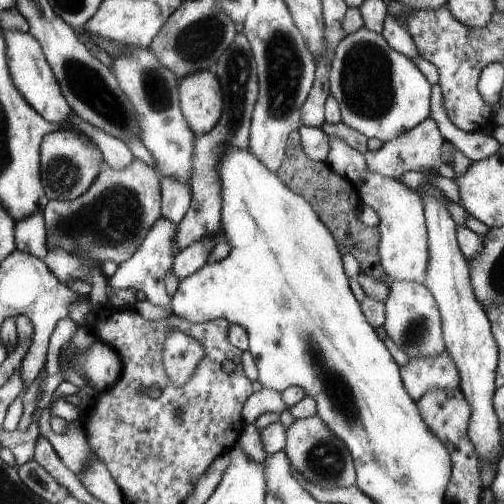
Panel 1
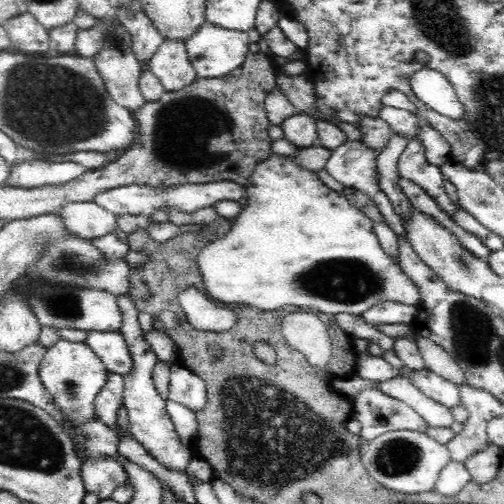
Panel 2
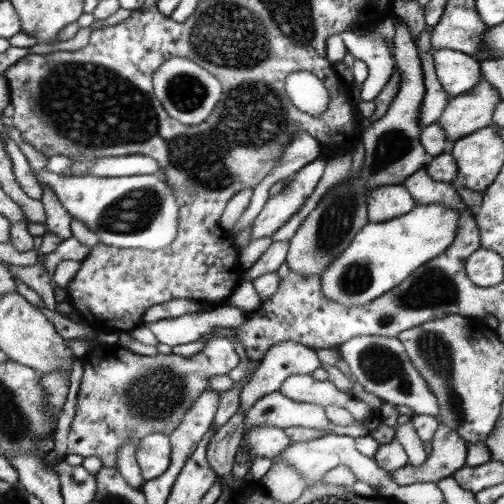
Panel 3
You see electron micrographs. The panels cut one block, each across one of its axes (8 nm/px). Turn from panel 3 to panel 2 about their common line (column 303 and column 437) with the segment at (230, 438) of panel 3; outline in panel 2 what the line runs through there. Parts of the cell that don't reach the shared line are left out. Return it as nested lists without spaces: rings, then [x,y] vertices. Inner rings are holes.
[[[420,336],[416,340],[412,340],[412,342],[416,342],[418,348],[422,350],[422,358],[426,362],[426,370],[436,372],[438,376],[442,376],[442,378],[446,378],[446,380],[450,380],[450,382],[454,382],[458,386],[468,384],[460,364],[454,358],[450,358],[442,348],[434,346],[430,340],[424,340]]]

